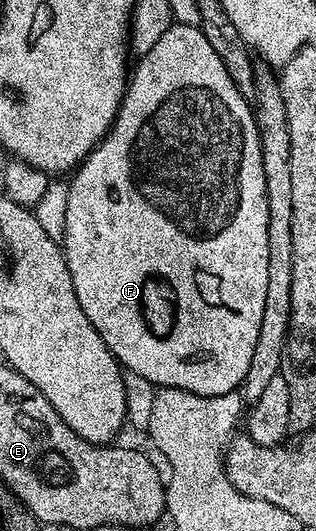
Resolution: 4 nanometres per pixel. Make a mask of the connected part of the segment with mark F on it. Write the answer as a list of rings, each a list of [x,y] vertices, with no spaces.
[[[190,22],[171,24],[168,30],[164,30],[164,34],[160,34],[156,46],[152,46],[146,52],[141,53],[139,60],[142,61],[135,68],[133,65],[132,71],[129,73],[126,81],[126,92],[122,95],[114,125],[106,132],[106,137],[74,169],[66,184],[68,190],[68,206],[64,213],[66,235],[62,237],[60,247],[66,254],[66,265],[68,266],[68,274],[72,276],[76,302],[80,302],[80,310],[84,310],[84,314],[88,314],[88,322],[92,322],[96,334],[100,334],[100,338],[104,338],[108,350],[126,372],[143,375],[148,382],[158,388],[179,388],[180,390],[191,391],[192,394],[196,395],[210,396],[238,392],[244,382],[244,374],[248,374],[248,365],[252,362],[253,347],[256,346],[256,337],[260,334],[260,318],[264,314],[264,297],[268,291],[268,194],[266,193],[264,166],[260,154],[258,123],[254,120],[251,101],[245,100],[240,94],[240,90],[236,90],[236,82],[232,82],[232,78],[228,78],[228,70],[224,70],[224,62],[220,62],[216,50],[212,50],[212,42],[208,42],[208,38],[202,32],[201,27]]]

